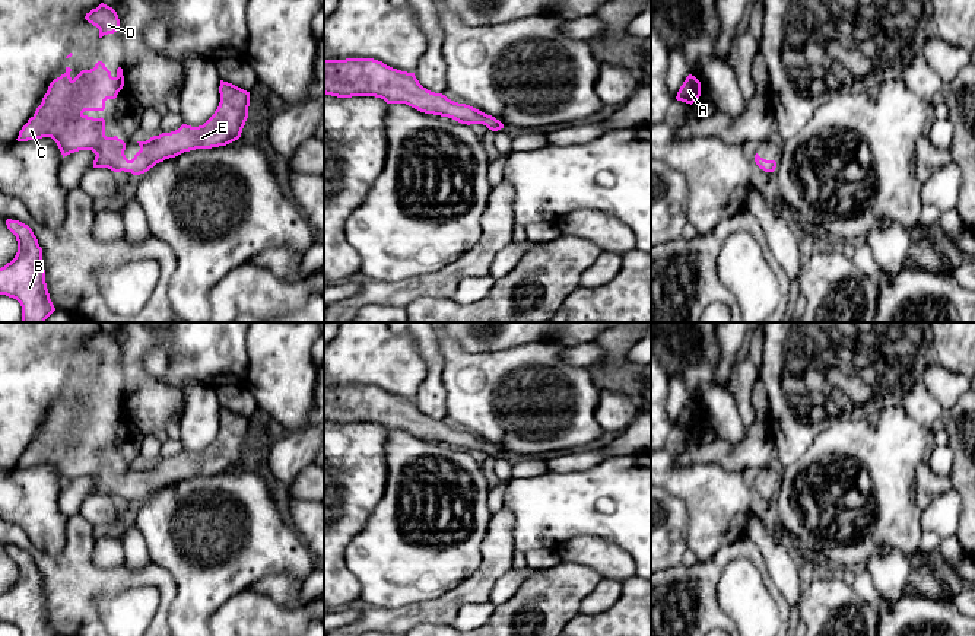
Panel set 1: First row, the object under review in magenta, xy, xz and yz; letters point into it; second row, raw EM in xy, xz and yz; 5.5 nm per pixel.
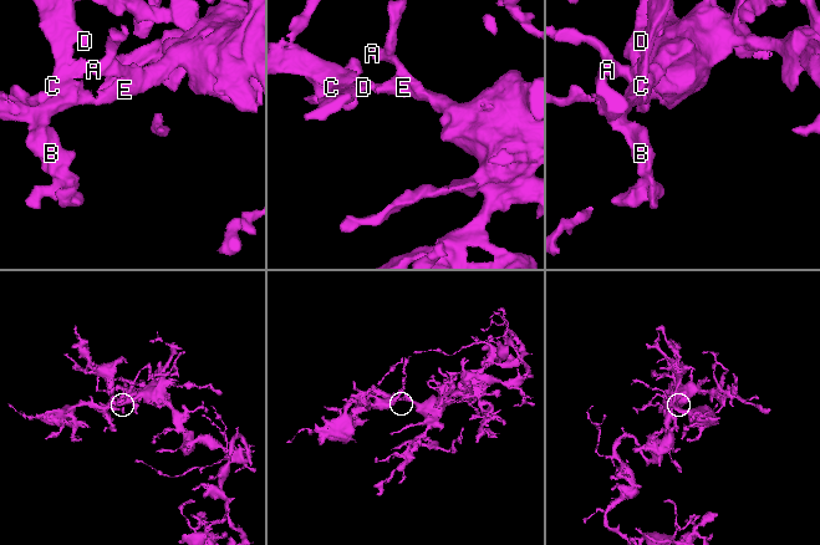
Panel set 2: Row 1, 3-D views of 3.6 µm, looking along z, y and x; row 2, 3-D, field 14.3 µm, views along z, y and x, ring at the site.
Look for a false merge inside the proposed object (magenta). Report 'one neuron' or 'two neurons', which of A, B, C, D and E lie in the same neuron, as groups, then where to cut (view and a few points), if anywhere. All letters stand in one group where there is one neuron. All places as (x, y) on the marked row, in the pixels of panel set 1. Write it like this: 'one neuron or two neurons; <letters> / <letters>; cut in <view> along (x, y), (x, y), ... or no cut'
one neuron; A B C D E; no cut

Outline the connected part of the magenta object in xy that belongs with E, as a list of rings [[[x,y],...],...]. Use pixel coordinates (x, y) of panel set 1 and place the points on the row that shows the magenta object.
[[[98,61],[93,69],[82,70],[74,79],[70,77],[70,71],[72,69],[66,67],[66,73],[50,83],[41,105],[19,131],[18,141],[51,137],[57,143],[63,158],[79,150],[92,150],[96,155],[93,168],[108,168],[114,172],[124,171],[140,175],[156,163],[184,152],[226,146],[238,140],[248,118],[250,92],[220,80],[219,106],[203,125],[191,127],[182,124],[175,131],[153,136],[146,141],[137,141],[140,150],[128,160],[124,155],[126,143],[117,136],[105,136],[105,120],[102,117],[93,118],[83,114],[85,111],[104,111],[105,101],[117,98],[124,86],[123,69],[118,67],[117,76],[112,77],[105,64]]]

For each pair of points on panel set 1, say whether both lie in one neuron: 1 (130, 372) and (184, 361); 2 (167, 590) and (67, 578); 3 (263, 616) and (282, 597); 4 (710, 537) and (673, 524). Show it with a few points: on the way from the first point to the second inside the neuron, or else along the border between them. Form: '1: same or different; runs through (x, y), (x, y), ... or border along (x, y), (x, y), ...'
1: same; runs through (135, 356), (148, 343), (168, 344)
2: same; runs through (142, 578), (92, 578)
3: different; border along (250, 590), (286, 610), (305, 604)
4: different; border along (676, 498), (688, 512), (688, 547)

